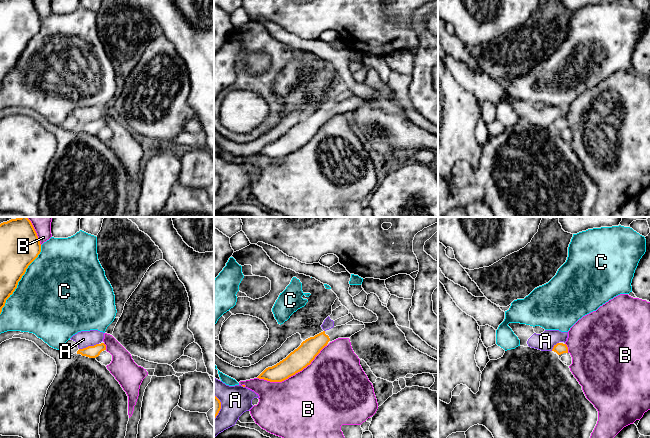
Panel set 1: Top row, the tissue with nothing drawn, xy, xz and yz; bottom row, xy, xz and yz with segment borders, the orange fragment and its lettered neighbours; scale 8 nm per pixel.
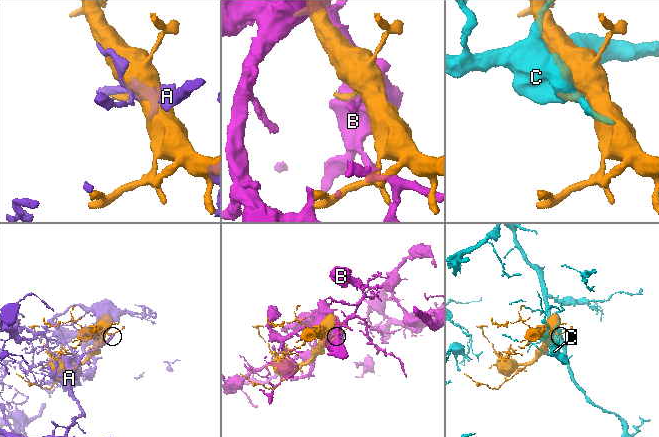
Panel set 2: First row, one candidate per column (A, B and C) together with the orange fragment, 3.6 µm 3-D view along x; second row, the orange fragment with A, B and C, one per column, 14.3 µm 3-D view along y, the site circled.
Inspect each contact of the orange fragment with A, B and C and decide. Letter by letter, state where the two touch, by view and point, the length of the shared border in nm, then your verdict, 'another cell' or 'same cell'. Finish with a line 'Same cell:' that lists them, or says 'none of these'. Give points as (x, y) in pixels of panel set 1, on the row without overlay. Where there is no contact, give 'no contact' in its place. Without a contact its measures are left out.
A: contact xy (88, 122); length 170 nm; another cell
B: contact xz (293, 150); length 650 nm; another cell
C: contact xy (20, 55); length 650 nm; another cell
Same cell: none of these

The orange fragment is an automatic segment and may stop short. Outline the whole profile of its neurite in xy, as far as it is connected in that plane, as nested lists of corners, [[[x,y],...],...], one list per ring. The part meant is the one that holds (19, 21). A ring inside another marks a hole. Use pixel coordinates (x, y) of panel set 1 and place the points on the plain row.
[[[0,0],[0,90],[26,45],[40,28],[41,20],[32,0]]]

